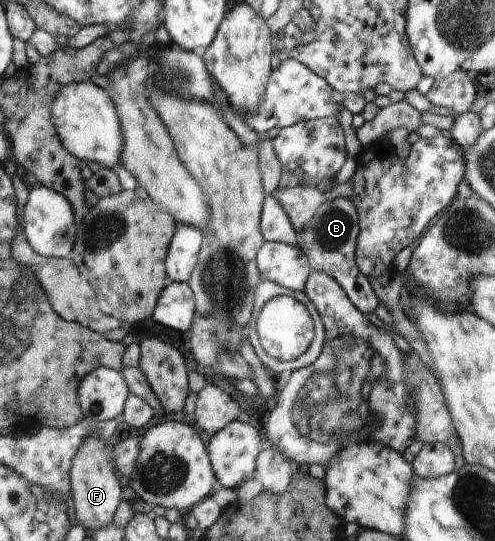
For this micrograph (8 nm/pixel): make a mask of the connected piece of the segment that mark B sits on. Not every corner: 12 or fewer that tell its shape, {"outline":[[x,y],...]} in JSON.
{"outline":[[323,202],[298,233],[327,272],[363,315],[381,303],[359,271],[354,203]]}

